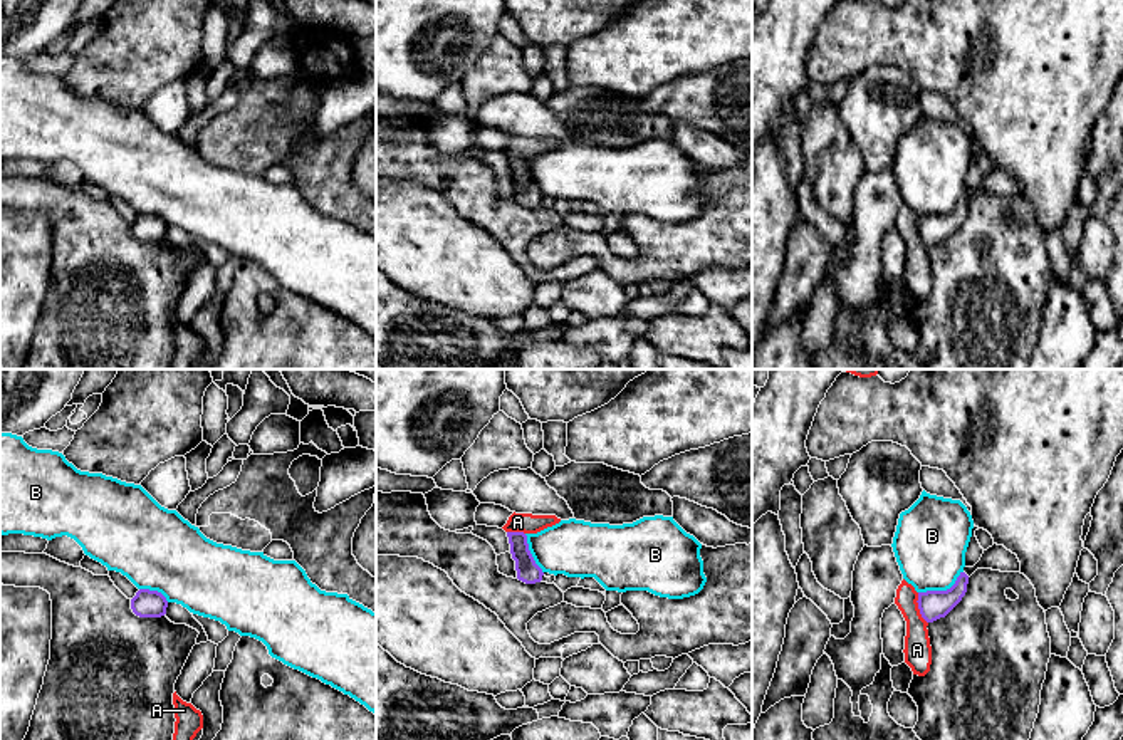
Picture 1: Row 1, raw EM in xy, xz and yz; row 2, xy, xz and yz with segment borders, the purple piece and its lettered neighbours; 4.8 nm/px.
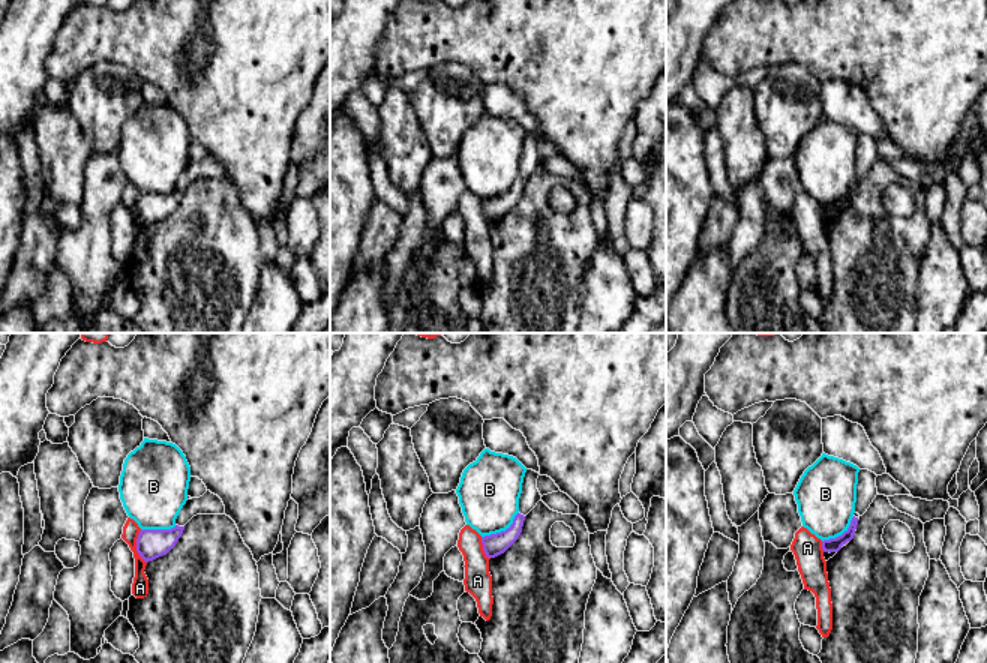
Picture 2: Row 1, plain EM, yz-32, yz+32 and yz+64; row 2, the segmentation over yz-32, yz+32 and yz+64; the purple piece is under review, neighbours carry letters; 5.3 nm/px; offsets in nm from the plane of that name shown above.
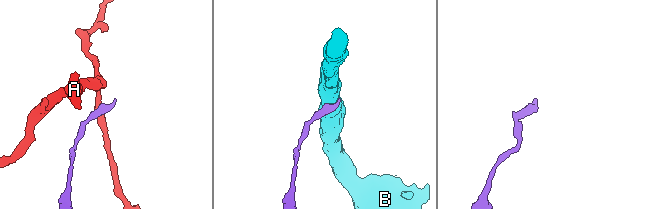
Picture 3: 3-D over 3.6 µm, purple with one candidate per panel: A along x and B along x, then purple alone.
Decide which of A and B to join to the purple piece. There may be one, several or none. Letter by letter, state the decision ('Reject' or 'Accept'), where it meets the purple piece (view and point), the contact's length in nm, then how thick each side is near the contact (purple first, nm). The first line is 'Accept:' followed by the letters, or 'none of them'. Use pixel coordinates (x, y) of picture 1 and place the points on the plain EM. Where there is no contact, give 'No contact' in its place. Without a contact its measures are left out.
Accept: none of them
A: Reject. Touches purple at yz (919, 232). Shared border 160 nm. Thickness 140 nm (purple) against 130 nm
B: Reject. Touches purple at yz (942, 215). Shared border 240 nm. Thickness 140 nm (purple) against 340 nm

